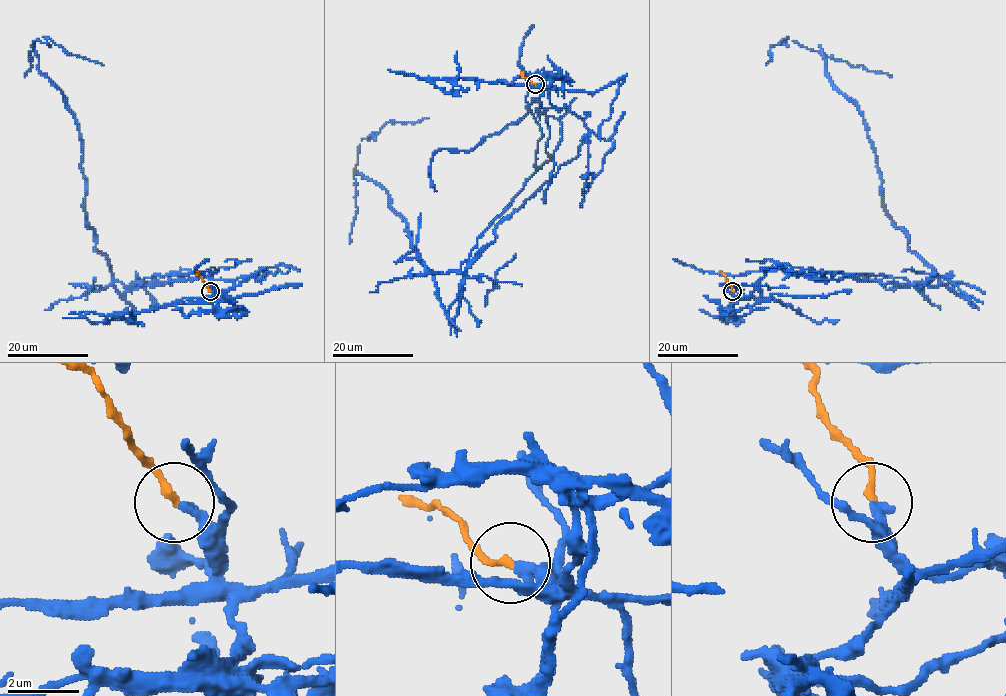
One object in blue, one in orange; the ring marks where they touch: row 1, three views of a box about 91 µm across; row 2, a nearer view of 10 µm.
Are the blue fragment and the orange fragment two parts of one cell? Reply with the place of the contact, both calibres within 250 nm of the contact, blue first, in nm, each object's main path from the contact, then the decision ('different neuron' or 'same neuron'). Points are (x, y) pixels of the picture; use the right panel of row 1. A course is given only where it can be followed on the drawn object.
place (732, 291); calibres 300 and 220 nm; course blue (732, 291), (781, 268), (957, 294), (888, 214), (862, 113), (820, 48), (786, 38), (765, 65); course orange (732, 291), (720, 272); different neuron

